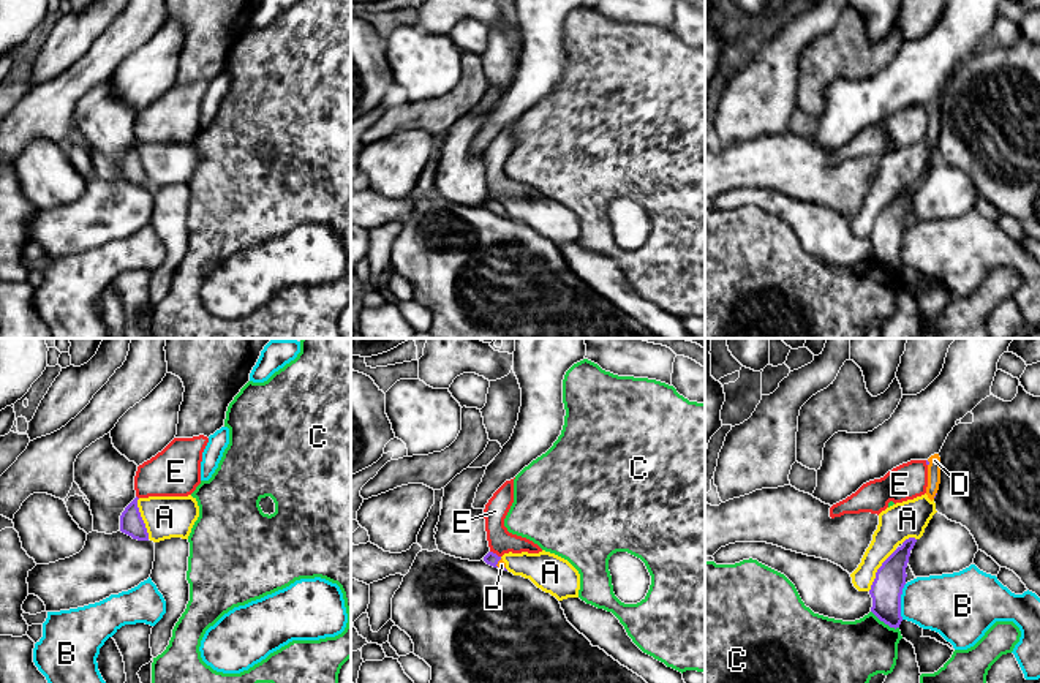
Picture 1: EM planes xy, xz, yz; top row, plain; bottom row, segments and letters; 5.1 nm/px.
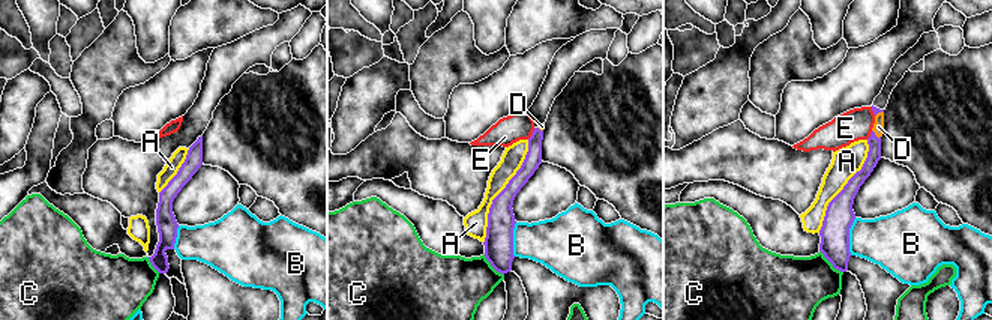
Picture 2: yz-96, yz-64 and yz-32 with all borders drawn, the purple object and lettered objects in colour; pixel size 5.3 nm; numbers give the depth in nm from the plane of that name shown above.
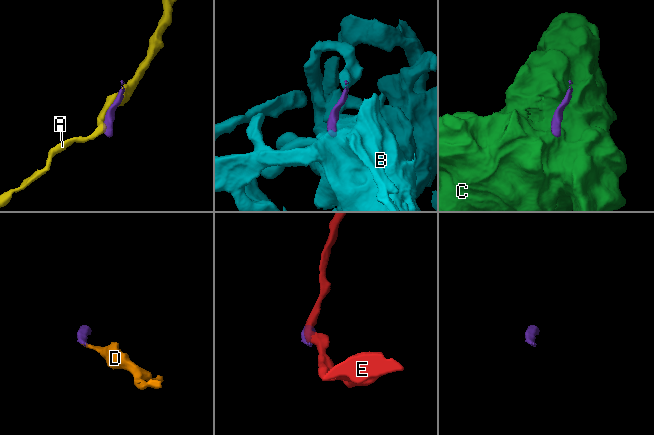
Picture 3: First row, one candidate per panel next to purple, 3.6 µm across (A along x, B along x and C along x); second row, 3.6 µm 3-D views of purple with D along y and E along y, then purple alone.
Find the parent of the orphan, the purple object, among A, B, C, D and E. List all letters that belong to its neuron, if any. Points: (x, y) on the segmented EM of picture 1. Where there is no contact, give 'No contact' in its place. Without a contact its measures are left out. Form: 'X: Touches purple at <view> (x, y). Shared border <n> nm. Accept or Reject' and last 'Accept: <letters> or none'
A: Touches purple at yz (877, 569). Shared border 260 nm. Reject
B: Touches purple at yz (900, 601). Shared border 190 nm. Reject
C: Touches purple at yz (885, 623). Shared border 170 nm. Reject
D: Touches purple at xz (497, 563). Shared border 50 nm. Accept
E: Touches purple at xz (495, 554). Shared border 70 nm. Reject
Accept: D

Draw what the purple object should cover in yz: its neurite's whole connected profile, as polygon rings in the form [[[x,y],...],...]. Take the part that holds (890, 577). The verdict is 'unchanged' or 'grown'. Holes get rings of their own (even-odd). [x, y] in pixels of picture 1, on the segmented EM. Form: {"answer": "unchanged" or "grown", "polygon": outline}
{"answer": "unchanged", "polygon": [[[915,538],[906,539],[902,545],[882,563],[869,590],[872,598],[871,612],[895,629],[899,628],[902,621],[901,594],[907,577],[906,568],[915,542]]]}

